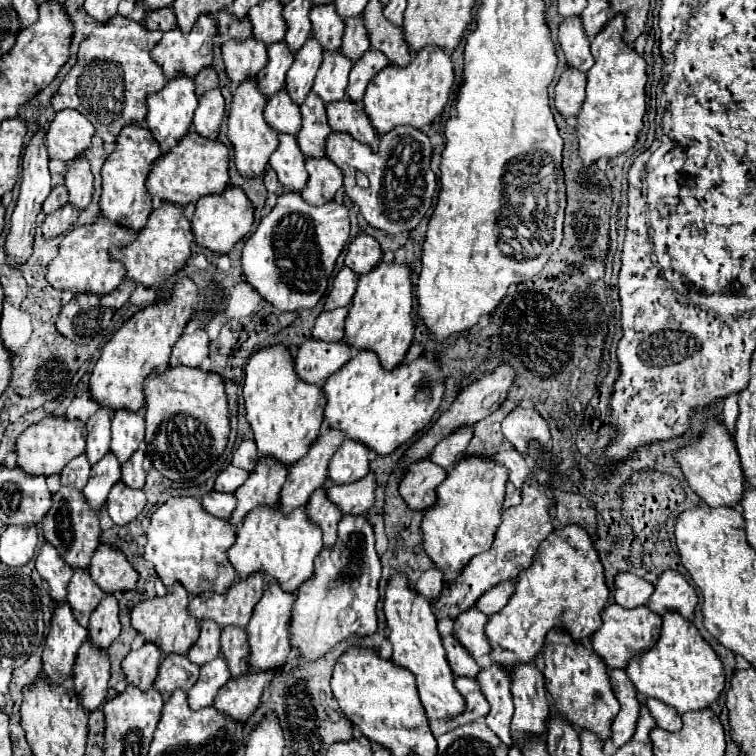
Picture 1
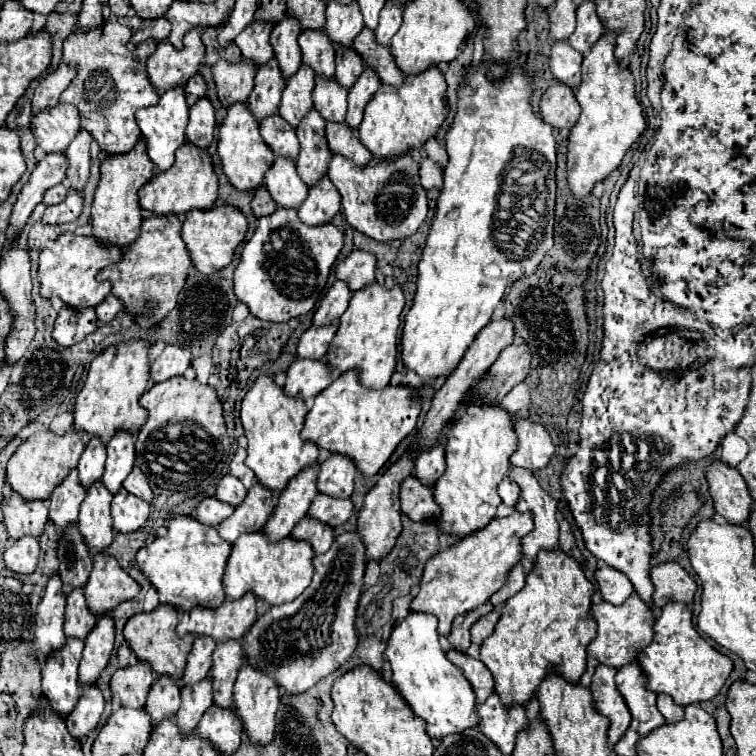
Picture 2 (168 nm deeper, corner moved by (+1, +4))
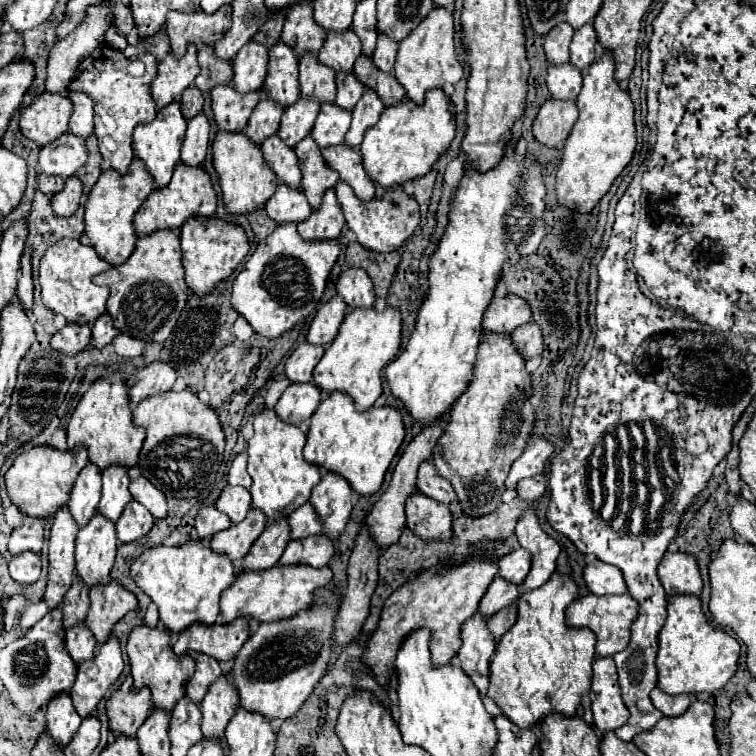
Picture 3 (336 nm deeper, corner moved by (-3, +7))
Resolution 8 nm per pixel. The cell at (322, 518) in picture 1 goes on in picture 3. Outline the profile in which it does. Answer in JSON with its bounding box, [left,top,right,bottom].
[278,536,334,568]

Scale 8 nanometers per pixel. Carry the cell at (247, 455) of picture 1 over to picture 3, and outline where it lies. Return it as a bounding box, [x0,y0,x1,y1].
[228,452,252,488]

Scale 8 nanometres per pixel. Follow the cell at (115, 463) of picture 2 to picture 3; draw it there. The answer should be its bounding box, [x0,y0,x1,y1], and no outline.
[98,466,132,522]

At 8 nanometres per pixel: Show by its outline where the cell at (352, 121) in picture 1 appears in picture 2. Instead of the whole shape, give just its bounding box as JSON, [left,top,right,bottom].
[326,123,372,165]

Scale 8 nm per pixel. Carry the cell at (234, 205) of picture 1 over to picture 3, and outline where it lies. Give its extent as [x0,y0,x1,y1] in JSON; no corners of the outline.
[180,218,250,294]

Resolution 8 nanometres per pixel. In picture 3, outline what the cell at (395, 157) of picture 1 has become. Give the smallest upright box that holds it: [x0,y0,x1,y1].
[336,182,420,254]

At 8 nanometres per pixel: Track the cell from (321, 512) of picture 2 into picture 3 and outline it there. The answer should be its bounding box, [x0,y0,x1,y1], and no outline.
[288,504,322,540]

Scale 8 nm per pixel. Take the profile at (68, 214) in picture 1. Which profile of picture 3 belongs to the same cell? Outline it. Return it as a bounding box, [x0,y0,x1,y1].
[50,176,82,218]

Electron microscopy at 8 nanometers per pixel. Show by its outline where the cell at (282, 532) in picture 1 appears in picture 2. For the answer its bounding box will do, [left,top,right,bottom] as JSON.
[224,529,314,605]

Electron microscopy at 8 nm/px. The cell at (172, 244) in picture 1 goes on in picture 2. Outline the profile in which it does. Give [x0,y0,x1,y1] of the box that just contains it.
[98,213,192,327]

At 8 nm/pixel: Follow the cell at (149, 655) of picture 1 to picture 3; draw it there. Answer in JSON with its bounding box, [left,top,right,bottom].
[106,690,152,736]

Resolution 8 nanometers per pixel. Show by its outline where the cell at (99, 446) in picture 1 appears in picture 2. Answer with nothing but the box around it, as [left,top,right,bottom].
[78,437,106,487]

